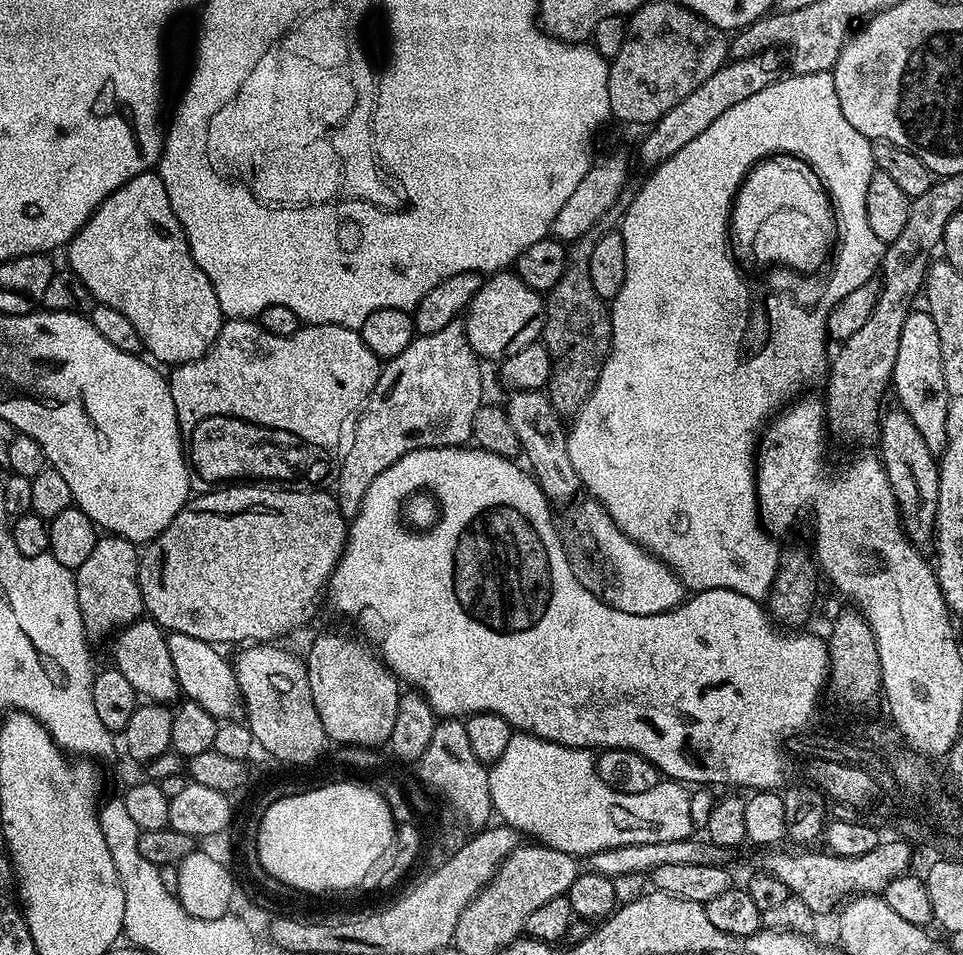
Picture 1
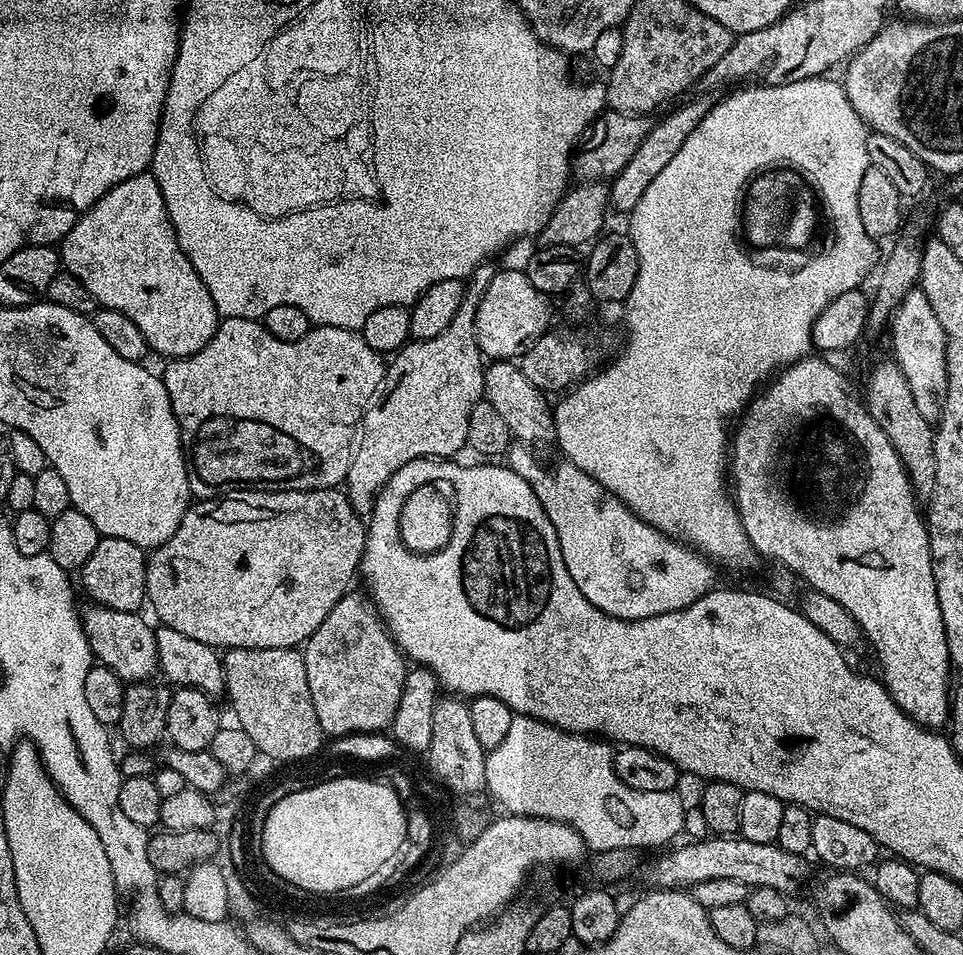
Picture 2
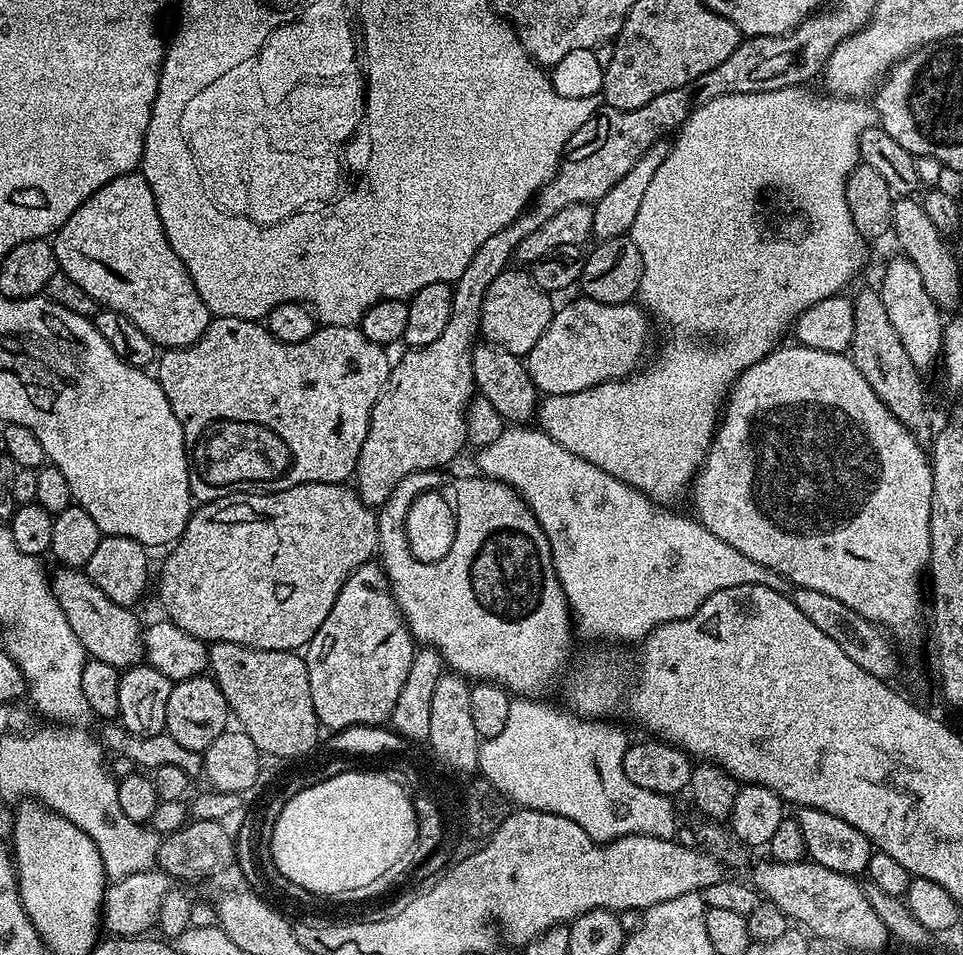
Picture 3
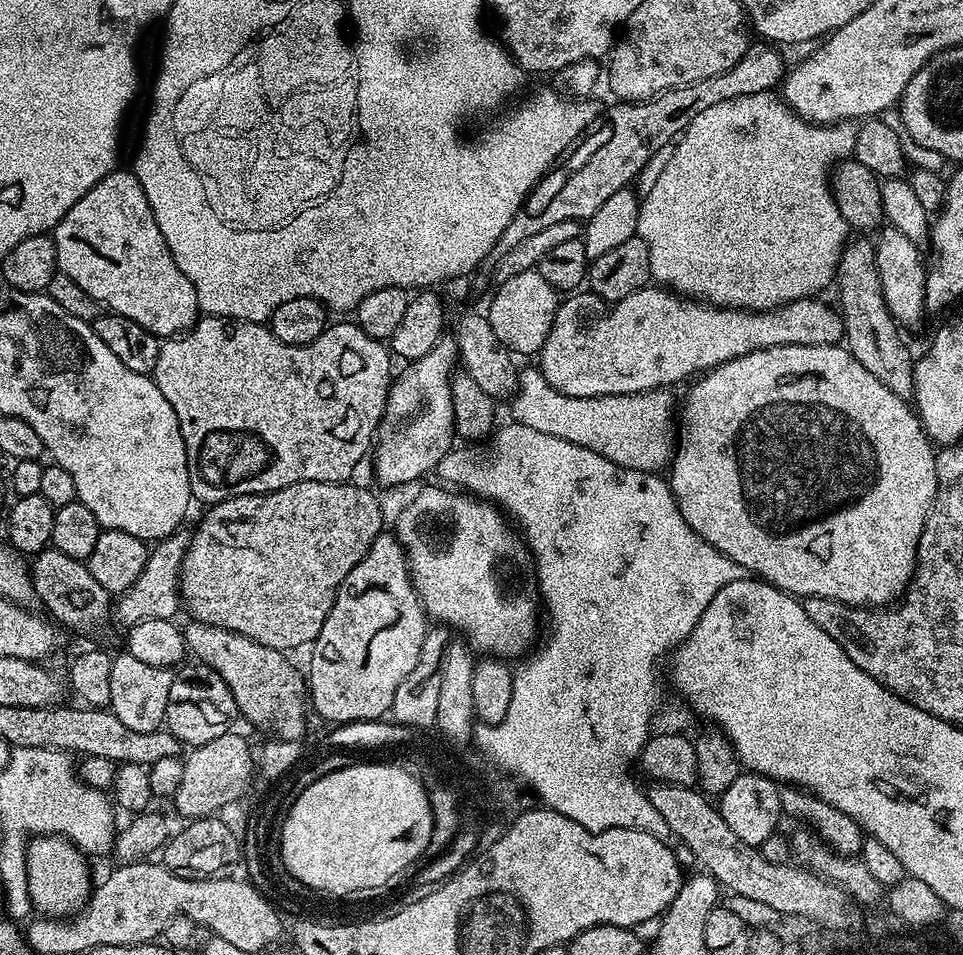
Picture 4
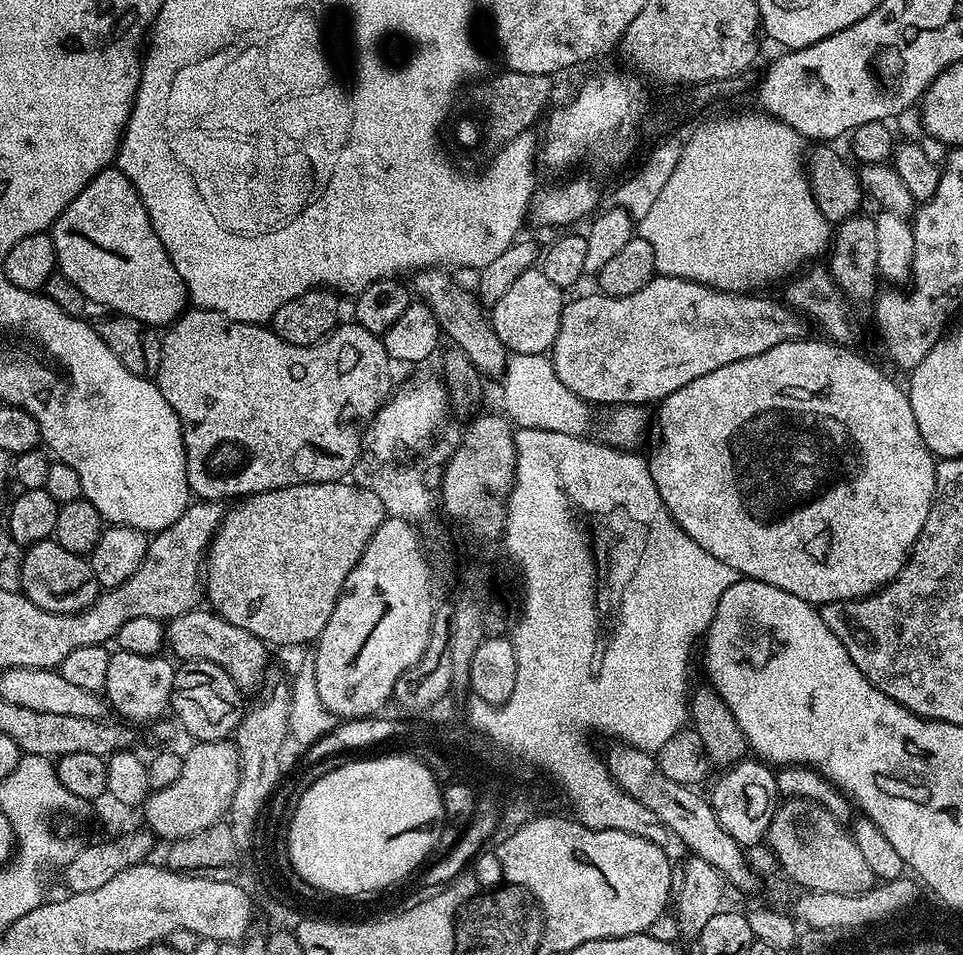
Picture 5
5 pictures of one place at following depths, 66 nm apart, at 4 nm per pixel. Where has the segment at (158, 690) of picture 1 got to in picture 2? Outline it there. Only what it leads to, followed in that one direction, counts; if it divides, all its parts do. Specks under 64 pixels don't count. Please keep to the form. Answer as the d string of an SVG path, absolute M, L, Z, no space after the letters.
M89 603L82 612L84 633L93 657L125 682L148 682L158 672L156 628L143 620L140 612L123 612L101 604Z

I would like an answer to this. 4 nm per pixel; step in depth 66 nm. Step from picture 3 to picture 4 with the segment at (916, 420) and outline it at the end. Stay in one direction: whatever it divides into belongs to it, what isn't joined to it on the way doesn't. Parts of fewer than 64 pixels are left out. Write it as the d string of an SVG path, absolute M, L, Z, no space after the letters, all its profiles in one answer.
M849 239L844 246L844 252L840 256L840 266L838 275L834 281L834 288L840 291L840 304L838 311L844 318L844 335L846 337L846 347L849 352L882 382L882 386L887 386L889 390L894 390L894 394L908 398L913 395L915 386L914 374L914 356L908 353L908 348L904 345L904 340L900 337L902 332L901 325L896 323L895 318L890 314L886 306L886 298L882 294L882 278L878 278L878 262L876 261L876 245L871 239L856 240Z

